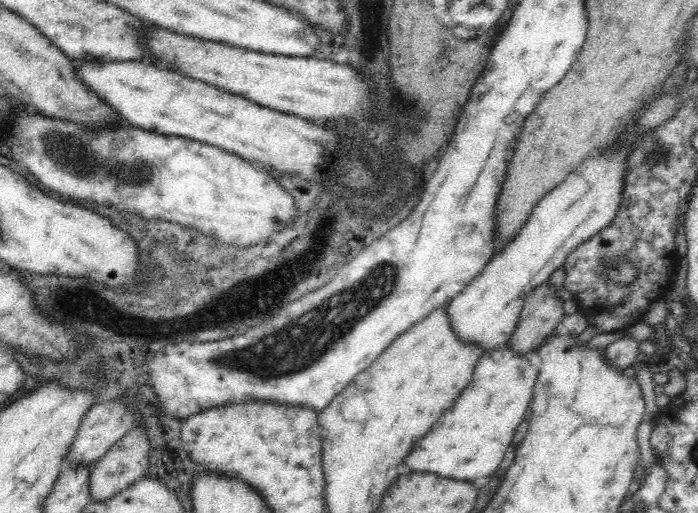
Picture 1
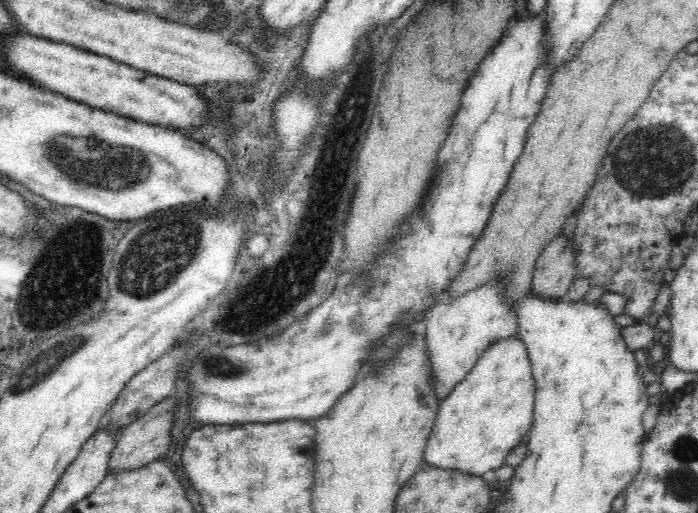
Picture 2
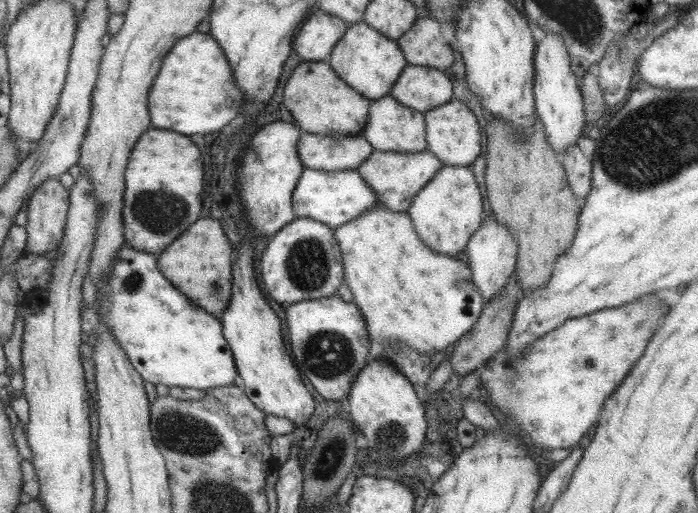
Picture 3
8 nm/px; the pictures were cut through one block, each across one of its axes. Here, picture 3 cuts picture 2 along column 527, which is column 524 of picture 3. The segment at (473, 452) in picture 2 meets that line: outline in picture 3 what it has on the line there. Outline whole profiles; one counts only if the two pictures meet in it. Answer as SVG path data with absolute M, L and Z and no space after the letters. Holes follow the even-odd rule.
M657 294L639 296L631 303L615 308L604 308L585 316L567 319L559 327L531 341L519 359L506 357L505 350L495 352L479 368L479 382L485 388L489 410L497 410L519 426L525 440L531 445L555 450L555 448L573 448L587 430L597 422L597 416L603 408L603 402L614 393L621 380L627 376L631 366L639 360L645 350L649 336L655 330L657 320L667 312L671 302L657 300Z

